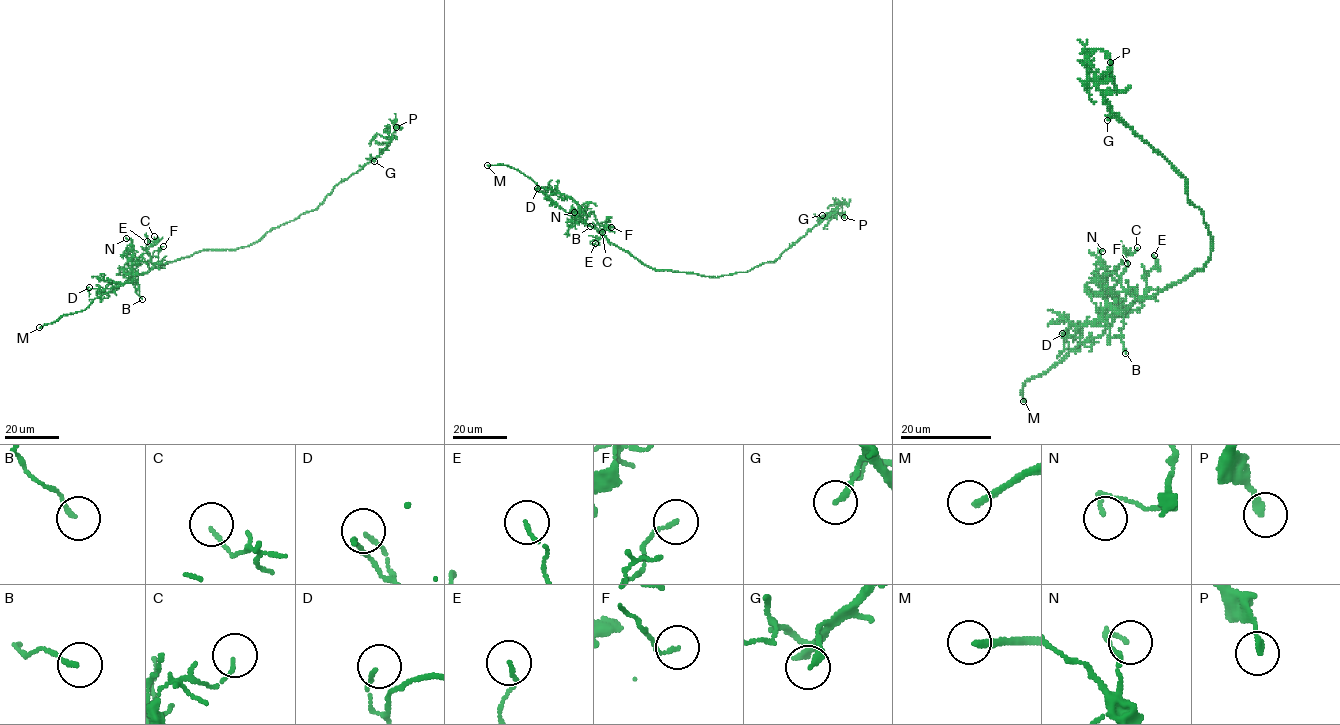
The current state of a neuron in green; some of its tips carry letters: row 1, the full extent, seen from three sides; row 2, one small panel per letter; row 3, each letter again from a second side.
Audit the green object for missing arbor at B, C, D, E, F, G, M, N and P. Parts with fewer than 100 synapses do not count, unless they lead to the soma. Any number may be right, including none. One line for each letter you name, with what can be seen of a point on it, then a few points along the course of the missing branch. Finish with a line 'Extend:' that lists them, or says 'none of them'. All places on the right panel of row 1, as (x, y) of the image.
M: at (1023, 401)
Extend: M

